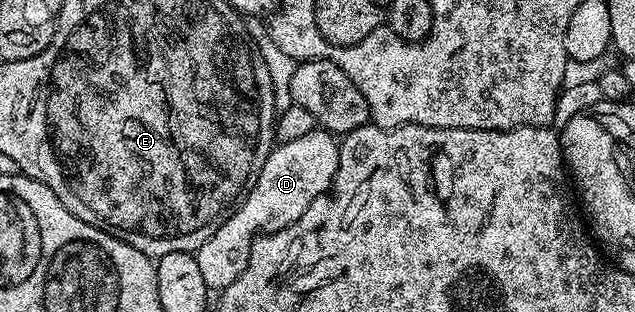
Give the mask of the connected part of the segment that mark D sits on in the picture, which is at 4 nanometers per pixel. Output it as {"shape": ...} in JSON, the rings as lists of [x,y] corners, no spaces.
{"shape":[[[316,129],[305,133],[305,137],[297,137],[297,141],[288,143],[279,143],[269,153],[261,173],[251,184],[249,190],[244,194],[241,202],[226,221],[201,245],[199,250],[194,252],[197,265],[201,268],[201,277],[205,277],[205,285],[208,289],[222,289],[237,281],[237,277],[245,269],[245,265],[251,256],[251,247],[255,244],[260,235],[274,235],[281,229],[293,225],[309,209],[309,205],[317,197],[328,194],[332,183],[335,181],[335,174],[339,168],[339,143],[336,136],[331,132],[322,129]]]}

